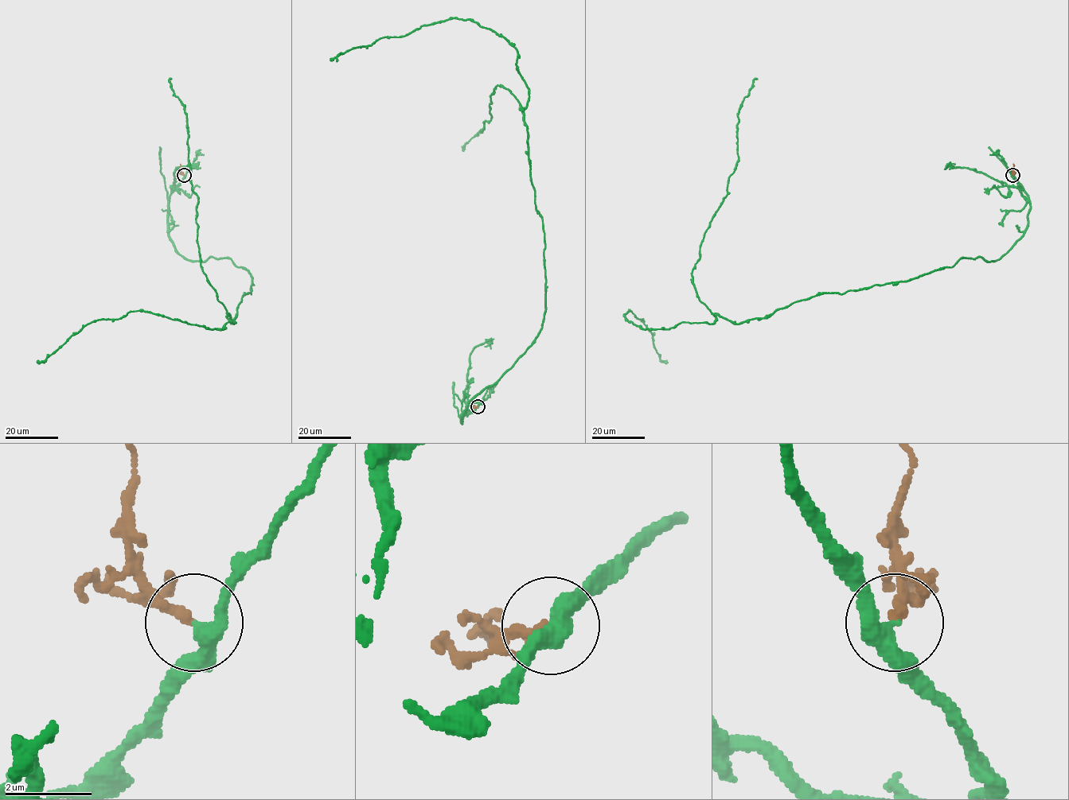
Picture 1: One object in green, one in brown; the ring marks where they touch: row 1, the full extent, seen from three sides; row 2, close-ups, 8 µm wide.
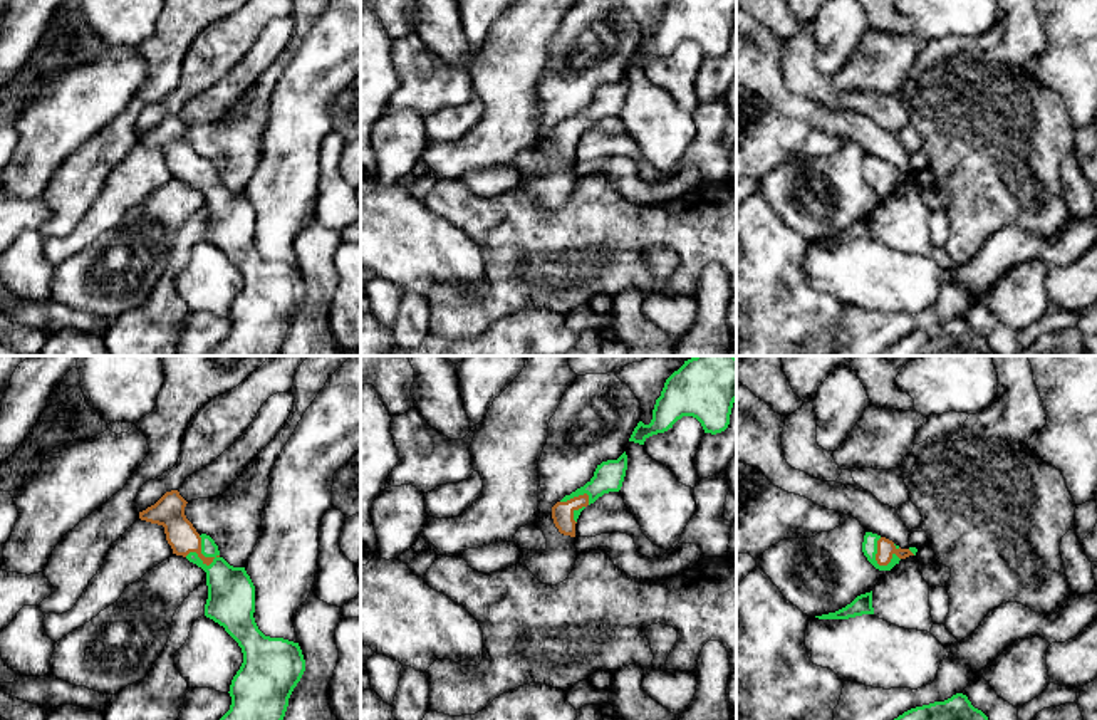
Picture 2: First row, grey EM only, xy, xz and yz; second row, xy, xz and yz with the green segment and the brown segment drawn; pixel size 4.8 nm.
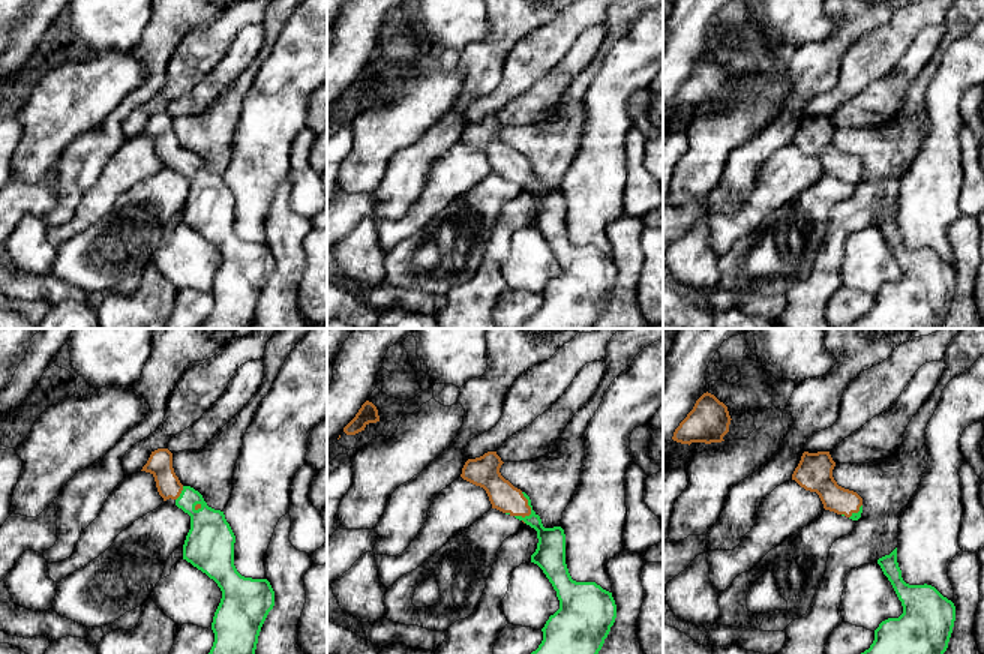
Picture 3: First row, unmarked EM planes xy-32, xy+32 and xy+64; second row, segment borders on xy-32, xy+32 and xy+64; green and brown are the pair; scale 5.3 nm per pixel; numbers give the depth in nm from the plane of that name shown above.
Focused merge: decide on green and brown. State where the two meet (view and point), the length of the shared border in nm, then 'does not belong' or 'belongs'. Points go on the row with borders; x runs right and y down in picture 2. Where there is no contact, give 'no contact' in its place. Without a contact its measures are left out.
contact xy (202, 551); length 170 nm; belongs

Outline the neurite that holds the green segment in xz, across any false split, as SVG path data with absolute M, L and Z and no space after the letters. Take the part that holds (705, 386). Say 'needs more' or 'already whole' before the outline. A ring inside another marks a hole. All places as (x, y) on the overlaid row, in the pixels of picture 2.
already whole | M694 356L666 379L651 423L639 421L629 441L644 445L683 416L696 418L704 433L721 433L730 425L735 401L736 356Z

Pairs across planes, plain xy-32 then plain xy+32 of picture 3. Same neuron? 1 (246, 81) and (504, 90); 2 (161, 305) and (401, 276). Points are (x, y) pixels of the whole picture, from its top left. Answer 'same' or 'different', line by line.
1: different
2: different

